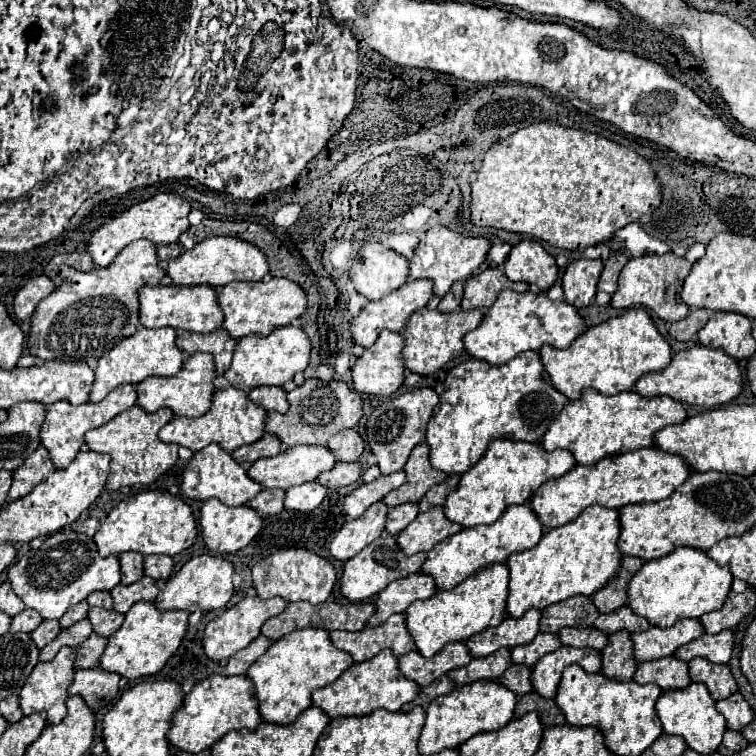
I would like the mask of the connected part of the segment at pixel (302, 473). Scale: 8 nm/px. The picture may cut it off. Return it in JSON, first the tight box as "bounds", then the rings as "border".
{"bounds":[248,446,336,490],"border":[[[298,446],[298,448],[286,448],[276,456],[256,460],[248,474],[266,486],[288,490],[292,486],[312,482],[322,472],[336,466],[334,452],[326,446]]]}

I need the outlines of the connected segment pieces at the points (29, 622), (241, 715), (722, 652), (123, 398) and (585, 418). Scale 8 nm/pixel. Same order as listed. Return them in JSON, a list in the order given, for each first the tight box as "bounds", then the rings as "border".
[{"bounds":[10,608,42,632],"border":[[[26,608],[24,612],[12,618],[10,632],[34,632],[38,624],[42,624],[42,616],[38,616],[38,612],[34,612],[32,608]]]},{"bounds":[166,674,262,754],"border":[[[212,674],[198,682],[192,692],[186,694],[182,710],[174,716],[174,724],[166,734],[168,742],[198,754],[204,748],[212,748],[218,740],[222,740],[230,730],[254,730],[262,722],[258,710],[258,698],[254,694],[254,684],[248,676],[220,676]]]},{"bounds":[676,630,734,664],"border":[[[722,630],[720,634],[704,634],[696,638],[694,642],[682,646],[676,650],[676,658],[690,662],[696,656],[702,656],[710,662],[716,664],[728,664],[734,652],[734,632],[732,630]]]},{"bounds":[40,384,138,468],"border":[[[124,384],[124,386],[114,388],[102,402],[96,402],[96,404],[94,402],[86,402],[82,406],[74,406],[68,400],[60,400],[60,402],[54,402],[52,406],[48,406],[46,408],[48,410],[46,412],[46,420],[44,420],[42,430],[40,430],[40,438],[42,438],[42,444],[50,452],[50,458],[54,462],[54,466],[56,468],[66,468],[76,458],[76,454],[80,452],[80,446],[84,444],[84,434],[88,430],[106,424],[108,420],[112,420],[120,412],[128,410],[130,406],[134,406],[136,400],[138,400],[136,386]]]},{"bounds":[540,388,688,464],"border":[[[586,388],[580,400],[572,400],[560,412],[558,420],[548,428],[540,446],[546,450],[564,448],[570,450],[578,464],[594,464],[606,456],[624,454],[628,450],[652,448],[654,434],[666,426],[680,424],[688,418],[684,404],[670,396],[640,396],[638,392],[620,392],[614,396],[604,396],[594,388]]]}]

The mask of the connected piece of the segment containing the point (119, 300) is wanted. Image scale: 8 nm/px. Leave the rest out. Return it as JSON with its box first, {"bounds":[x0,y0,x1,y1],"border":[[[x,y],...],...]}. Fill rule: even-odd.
{"bounds":[28,240,166,368],"border":[[[148,240],[128,244],[106,268],[90,272],[66,268],[64,284],[44,298],[32,314],[32,328],[28,334],[30,354],[42,360],[86,362],[94,368],[100,356],[138,332],[138,288],[158,286],[164,274],[166,270],[158,262],[156,246]]]}

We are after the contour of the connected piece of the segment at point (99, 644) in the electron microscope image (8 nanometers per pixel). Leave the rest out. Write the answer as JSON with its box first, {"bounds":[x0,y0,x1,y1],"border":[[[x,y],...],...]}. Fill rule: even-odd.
{"bounds":[76,632,106,668],"border":[[[96,632],[88,636],[78,648],[76,648],[76,668],[94,668],[100,666],[100,654],[106,650],[106,638],[98,636]]]}

